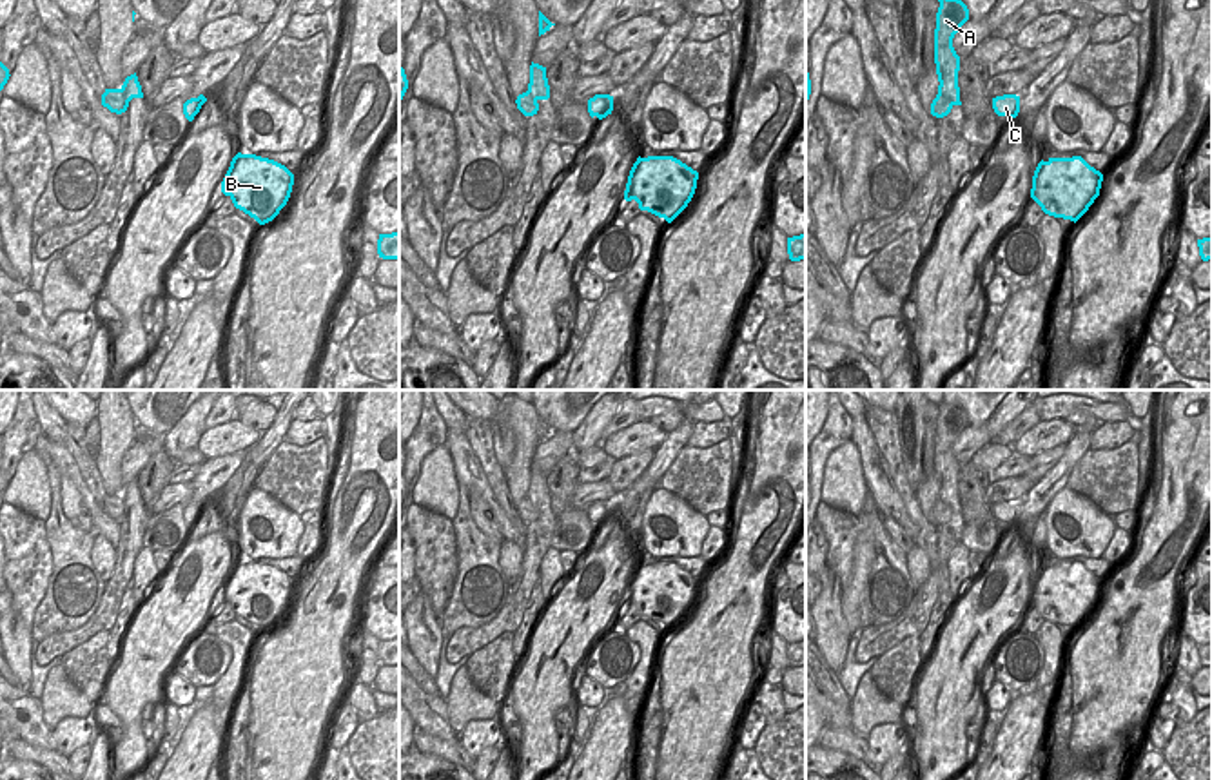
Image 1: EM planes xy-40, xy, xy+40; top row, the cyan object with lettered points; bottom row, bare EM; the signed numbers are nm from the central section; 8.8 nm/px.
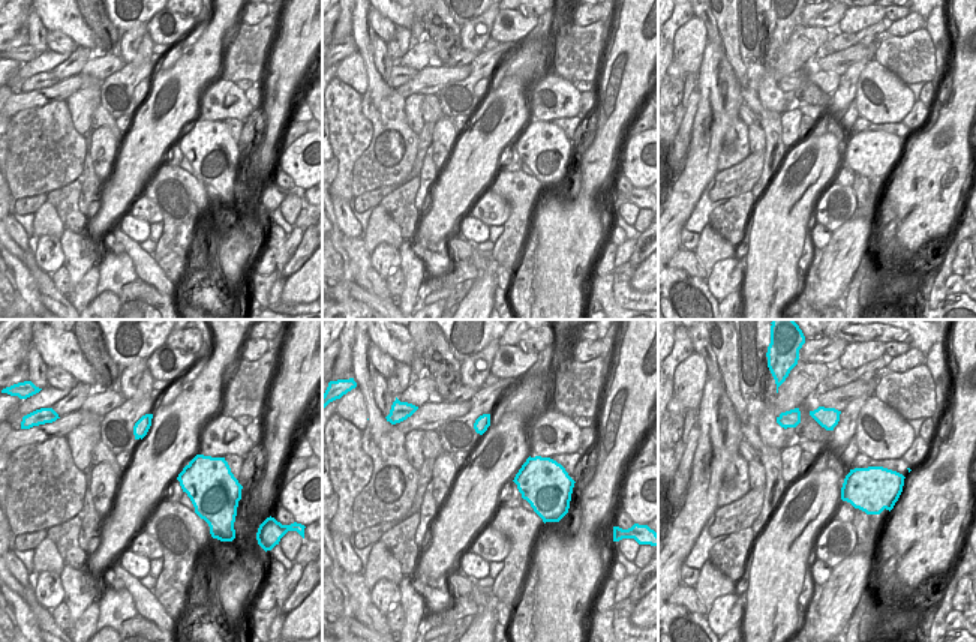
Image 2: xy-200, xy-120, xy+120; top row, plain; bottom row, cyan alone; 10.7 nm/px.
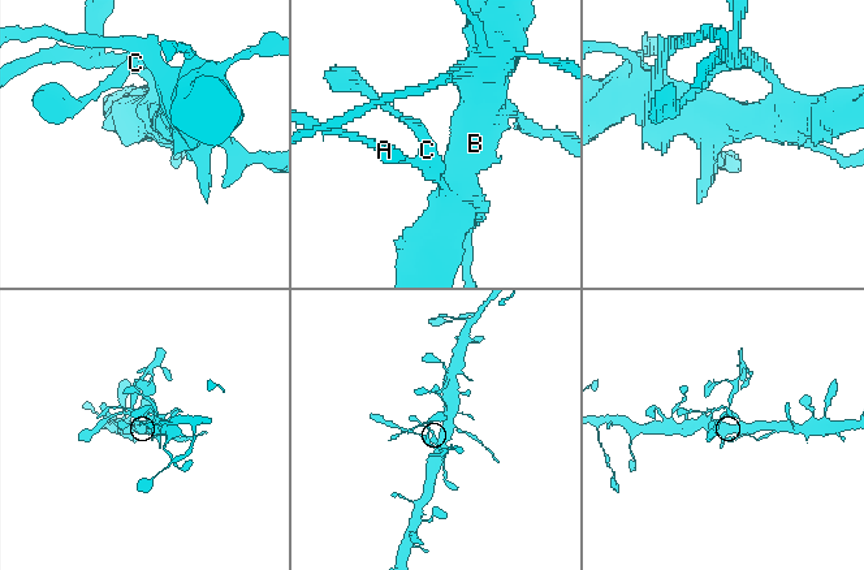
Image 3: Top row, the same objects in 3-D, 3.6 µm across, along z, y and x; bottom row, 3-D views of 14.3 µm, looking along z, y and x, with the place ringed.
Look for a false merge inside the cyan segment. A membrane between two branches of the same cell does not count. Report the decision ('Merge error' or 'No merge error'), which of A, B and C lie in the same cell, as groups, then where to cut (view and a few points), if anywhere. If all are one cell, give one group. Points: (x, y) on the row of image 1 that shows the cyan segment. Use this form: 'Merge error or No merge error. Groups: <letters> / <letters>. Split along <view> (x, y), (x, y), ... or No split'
Merge error. Groups: A / B C. Split along xy+40 (957, 84), (951, 95), (938, 95)

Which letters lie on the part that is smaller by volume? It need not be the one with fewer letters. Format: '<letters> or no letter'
A

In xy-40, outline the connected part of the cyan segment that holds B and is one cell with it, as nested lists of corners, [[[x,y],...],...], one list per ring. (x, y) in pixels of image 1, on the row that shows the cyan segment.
[[[238,152],[221,181],[221,192],[259,225],[272,221],[287,205],[294,174],[281,163]]]

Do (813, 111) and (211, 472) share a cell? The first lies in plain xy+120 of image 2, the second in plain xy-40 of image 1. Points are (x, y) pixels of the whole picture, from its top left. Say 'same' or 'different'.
same

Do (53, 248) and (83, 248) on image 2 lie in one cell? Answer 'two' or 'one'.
two

